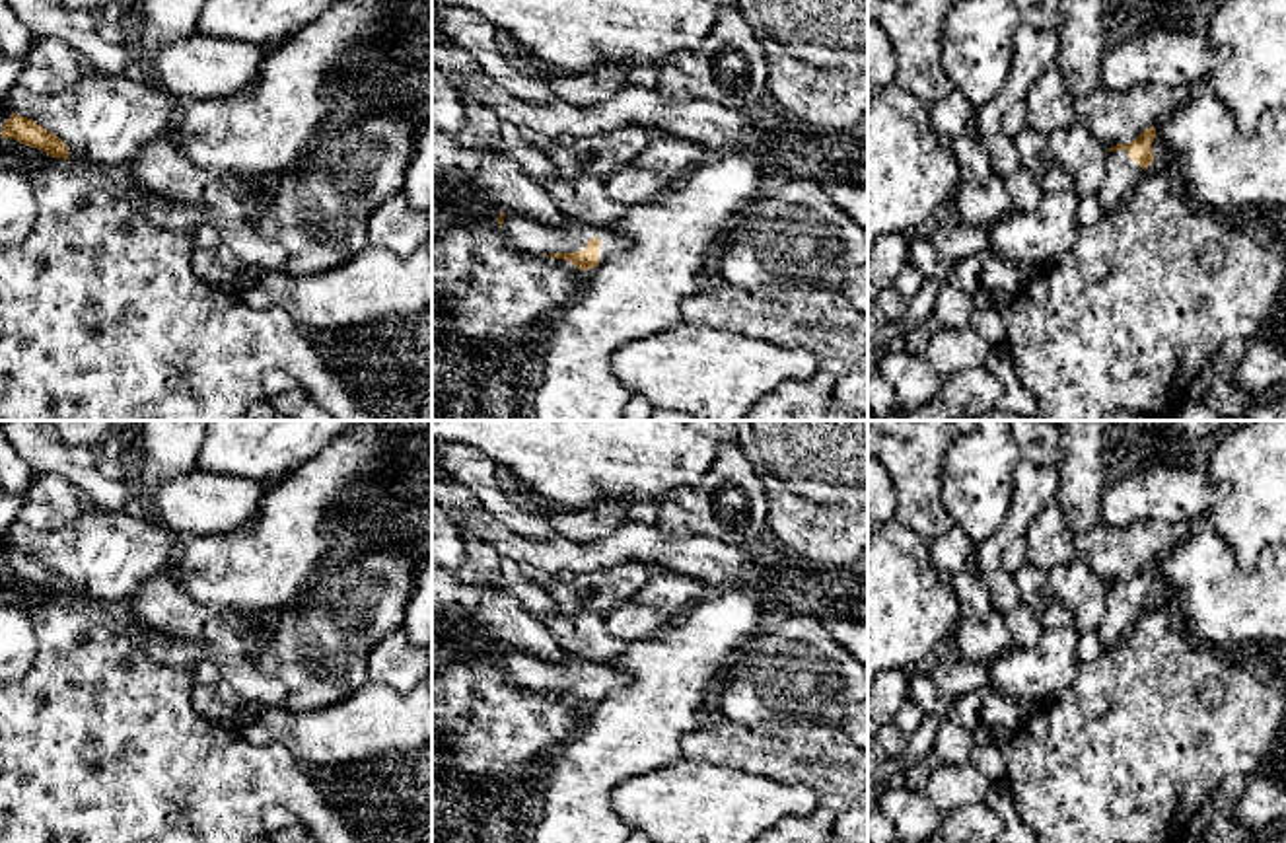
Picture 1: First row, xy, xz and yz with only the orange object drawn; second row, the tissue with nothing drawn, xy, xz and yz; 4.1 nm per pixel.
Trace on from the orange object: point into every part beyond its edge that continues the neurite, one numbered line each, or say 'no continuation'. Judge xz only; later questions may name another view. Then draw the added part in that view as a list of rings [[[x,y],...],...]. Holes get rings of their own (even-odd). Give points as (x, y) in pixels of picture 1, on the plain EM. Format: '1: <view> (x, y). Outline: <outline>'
1: xz (522, 668). Outline: [[[506,650],[502,666],[514,683],[535,691],[584,687],[586,679],[597,674],[601,678],[599,701],[630,683],[628,676],[609,662],[595,664],[572,654],[566,660],[549,662],[519,650]]]

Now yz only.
1: yz (1121, 610). Outline: [[[1115,586],[1107,590],[1105,613],[1095,631],[1105,644],[1117,642],[1136,623],[1142,604],[1126,590],[1126,586]]]

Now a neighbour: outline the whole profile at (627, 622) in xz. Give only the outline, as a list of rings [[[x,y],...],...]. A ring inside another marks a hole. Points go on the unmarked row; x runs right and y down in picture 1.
[[[619,604],[603,613],[605,629],[613,639],[630,642],[660,633],[673,615],[642,604]]]

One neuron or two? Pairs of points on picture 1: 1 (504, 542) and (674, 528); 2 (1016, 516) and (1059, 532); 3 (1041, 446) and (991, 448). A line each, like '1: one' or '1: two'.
1: two
2: two
3: two

